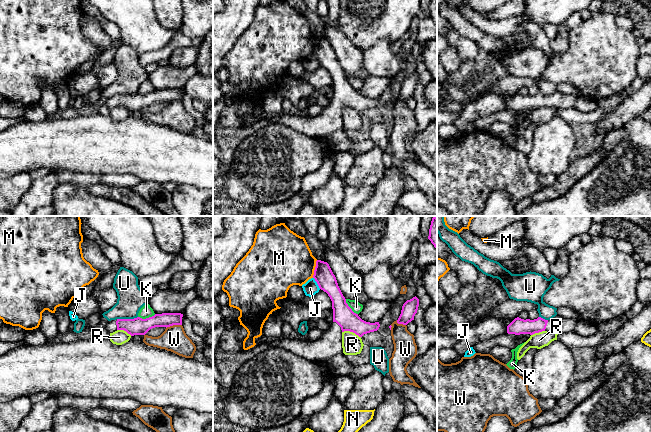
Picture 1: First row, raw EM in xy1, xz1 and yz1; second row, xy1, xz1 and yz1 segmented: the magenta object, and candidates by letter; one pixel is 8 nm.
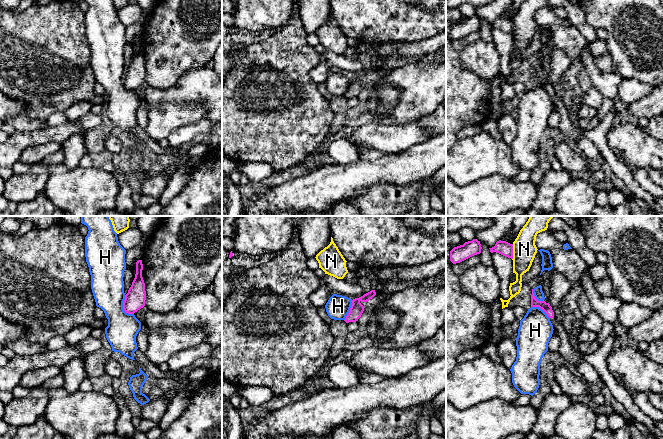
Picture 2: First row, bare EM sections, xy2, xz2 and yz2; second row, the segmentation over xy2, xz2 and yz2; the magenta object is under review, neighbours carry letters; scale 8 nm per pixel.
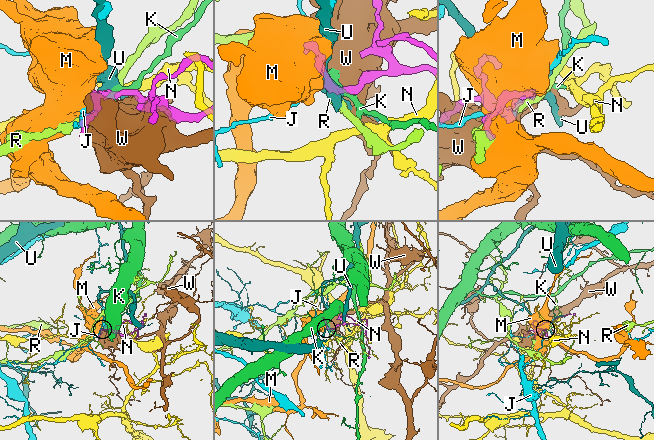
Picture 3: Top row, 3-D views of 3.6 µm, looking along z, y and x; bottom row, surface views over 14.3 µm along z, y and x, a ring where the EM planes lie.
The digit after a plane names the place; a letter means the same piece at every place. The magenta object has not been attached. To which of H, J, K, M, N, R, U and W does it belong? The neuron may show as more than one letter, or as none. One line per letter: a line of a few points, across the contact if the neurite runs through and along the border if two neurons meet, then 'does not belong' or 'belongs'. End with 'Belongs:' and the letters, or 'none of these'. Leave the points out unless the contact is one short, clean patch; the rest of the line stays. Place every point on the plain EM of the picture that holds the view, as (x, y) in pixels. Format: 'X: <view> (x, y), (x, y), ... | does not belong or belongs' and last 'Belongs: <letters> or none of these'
H: xy2 (124, 71), (123, 85), (133, 90) | does not belong
J: does not belong
K: does not belong
M: xz1 (317, 36), (312, 53) | does not belong
N: does not belong
R: does not belong
U: xy1 (137, 92), (117, 95) | does not belong
W: does not belong
Belongs: none of these

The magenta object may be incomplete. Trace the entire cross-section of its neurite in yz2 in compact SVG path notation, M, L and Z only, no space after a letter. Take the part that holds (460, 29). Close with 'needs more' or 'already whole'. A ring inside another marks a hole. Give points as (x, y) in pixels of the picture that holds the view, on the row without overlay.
M477 15L465 18L463 21L454 23L450 27L450 37L453 40L460 39L474 31L481 29L481 20Z; already whole

